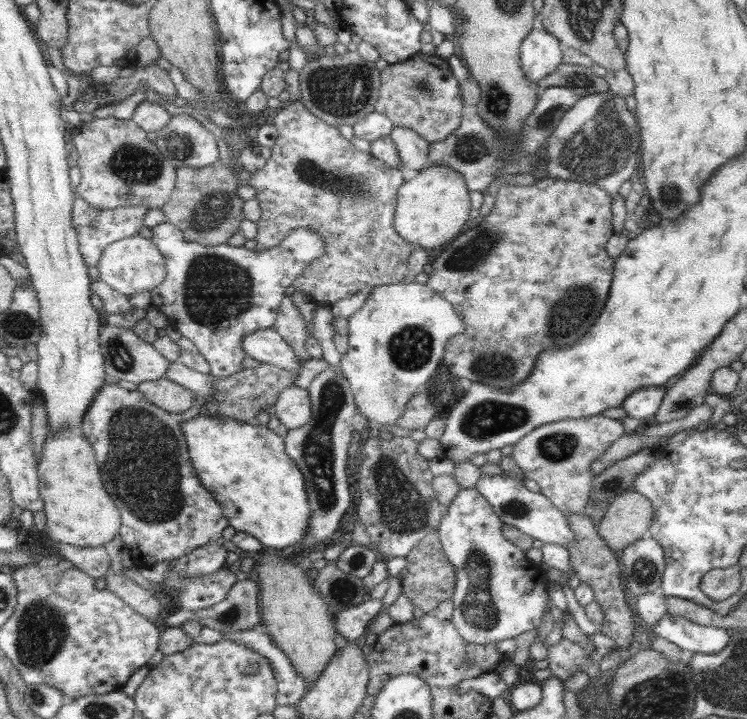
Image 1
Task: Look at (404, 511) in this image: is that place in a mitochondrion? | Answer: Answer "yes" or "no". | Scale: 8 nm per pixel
yes

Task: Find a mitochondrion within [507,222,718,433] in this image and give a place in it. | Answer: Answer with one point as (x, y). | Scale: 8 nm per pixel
(575, 309)

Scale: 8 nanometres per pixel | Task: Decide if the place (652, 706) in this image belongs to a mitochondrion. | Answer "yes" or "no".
yes

